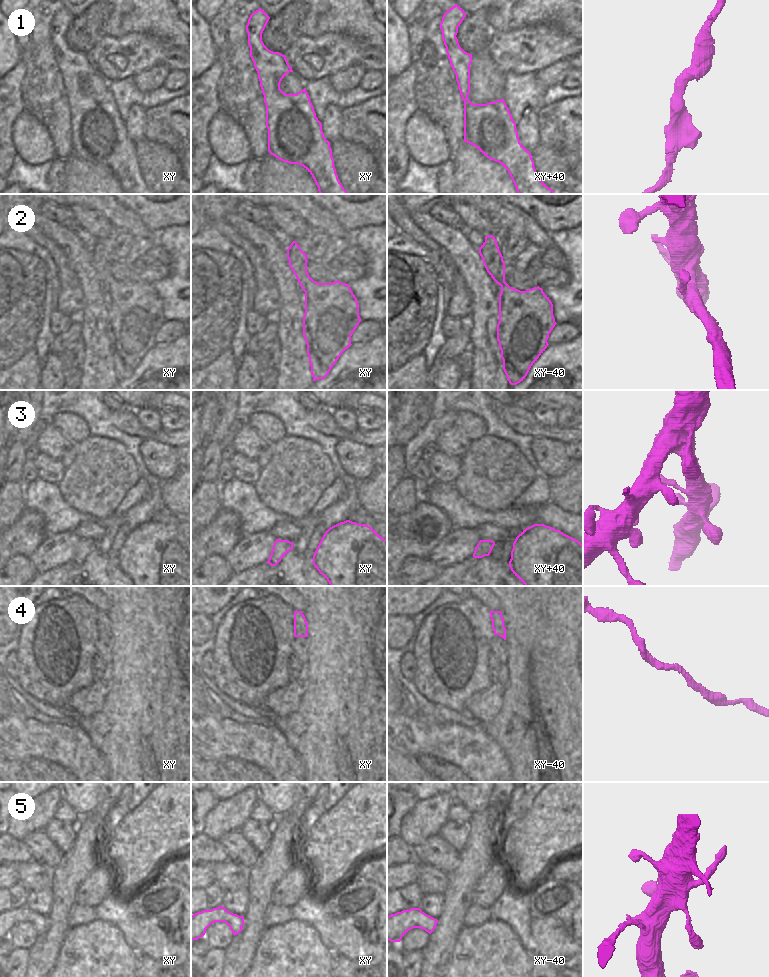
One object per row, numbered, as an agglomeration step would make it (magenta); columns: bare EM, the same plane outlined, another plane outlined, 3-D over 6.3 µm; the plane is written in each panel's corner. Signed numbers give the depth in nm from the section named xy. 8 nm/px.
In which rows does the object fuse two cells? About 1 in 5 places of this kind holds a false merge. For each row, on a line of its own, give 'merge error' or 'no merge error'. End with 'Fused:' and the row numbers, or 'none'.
1: no merge error
2: no merge error
3: no merge error
4: no merge error
5: no merge error
Fused: none

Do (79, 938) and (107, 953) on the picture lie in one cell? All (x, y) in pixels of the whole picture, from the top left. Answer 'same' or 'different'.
same

